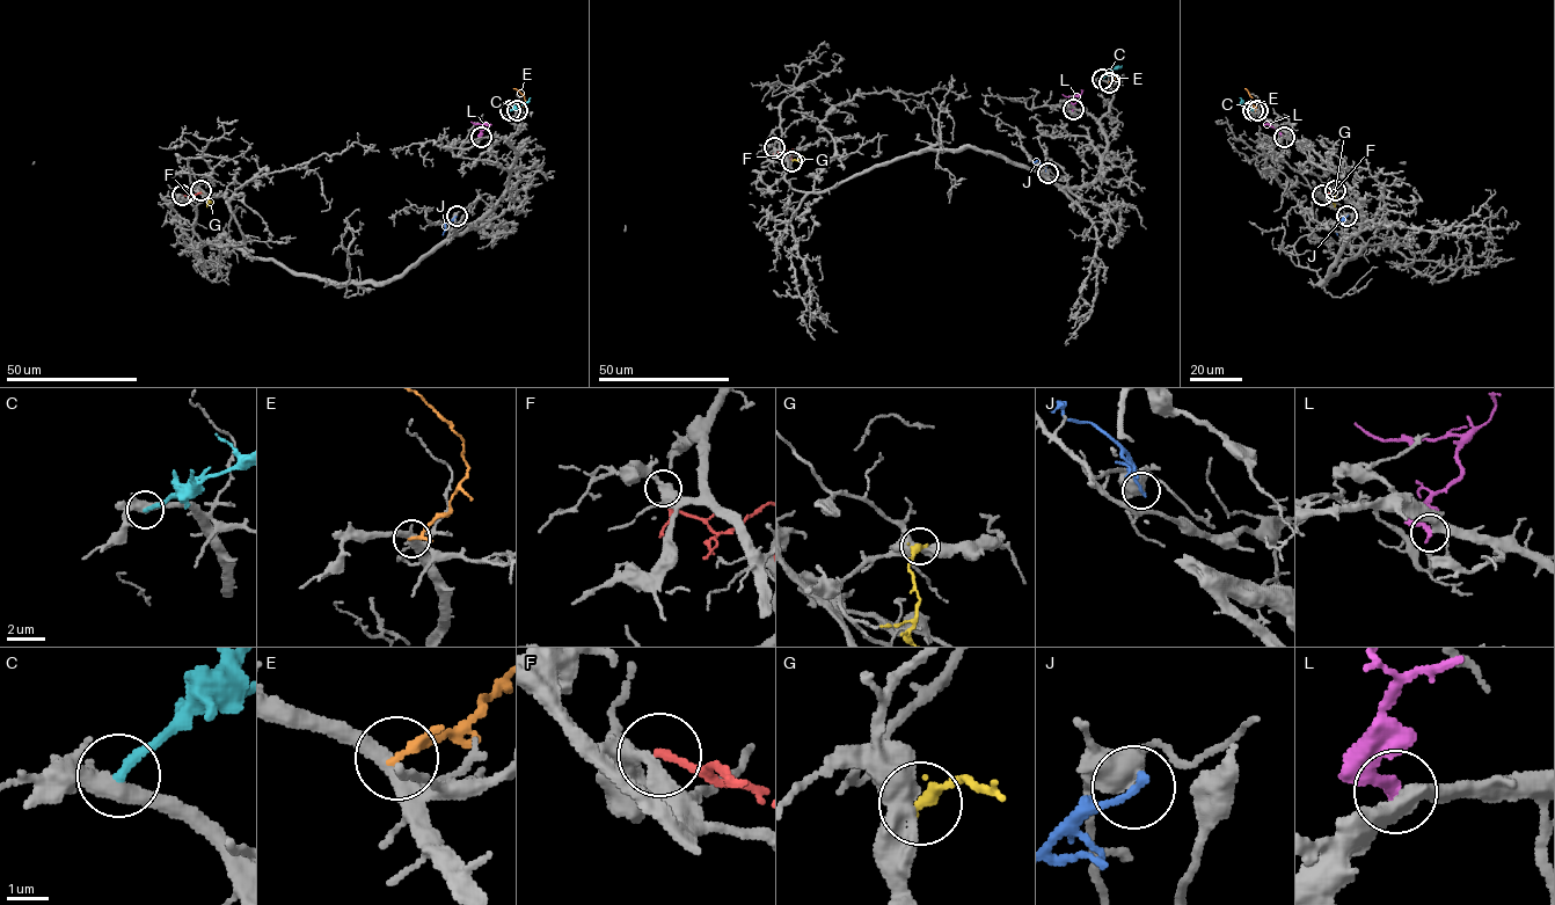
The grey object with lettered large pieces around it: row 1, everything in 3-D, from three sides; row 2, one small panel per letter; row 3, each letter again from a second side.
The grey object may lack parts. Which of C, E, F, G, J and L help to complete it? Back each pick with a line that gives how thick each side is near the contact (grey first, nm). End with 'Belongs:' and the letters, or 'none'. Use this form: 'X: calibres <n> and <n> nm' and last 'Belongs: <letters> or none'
L: calibres 360 and 280 nm
Belongs: L

